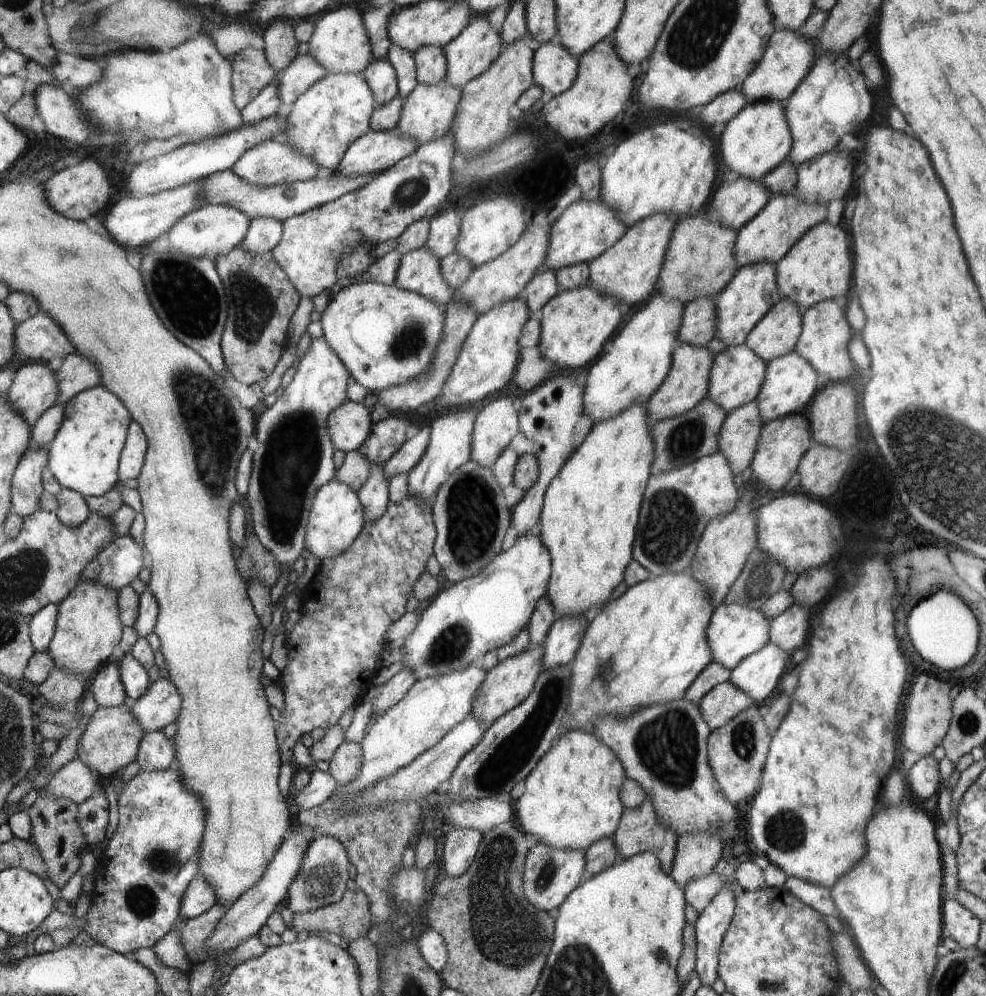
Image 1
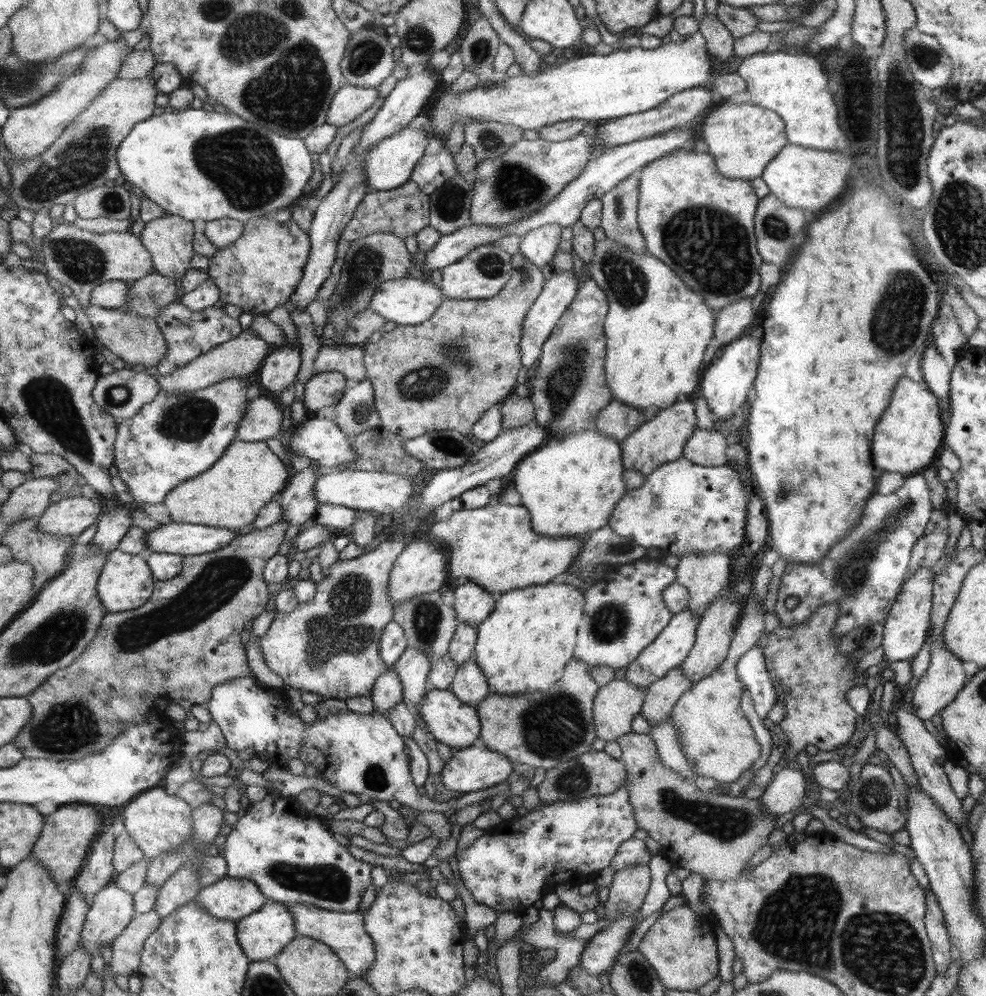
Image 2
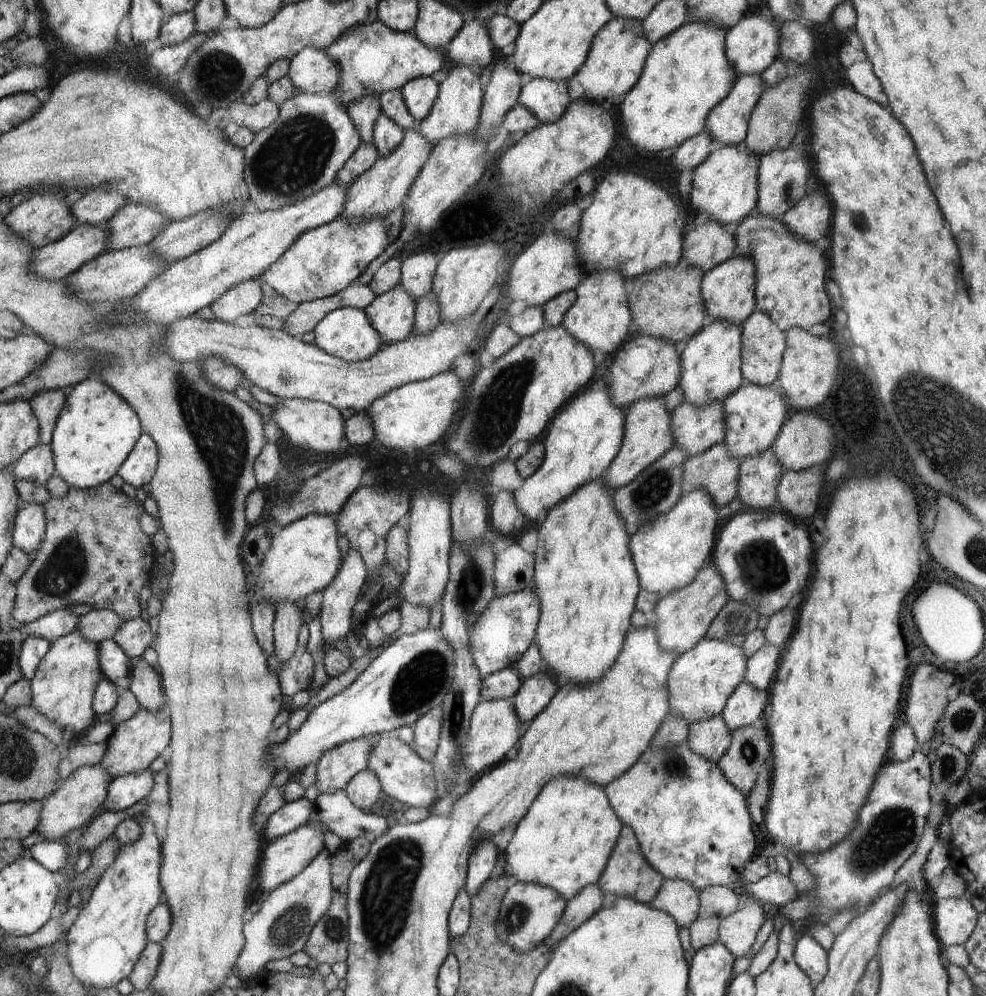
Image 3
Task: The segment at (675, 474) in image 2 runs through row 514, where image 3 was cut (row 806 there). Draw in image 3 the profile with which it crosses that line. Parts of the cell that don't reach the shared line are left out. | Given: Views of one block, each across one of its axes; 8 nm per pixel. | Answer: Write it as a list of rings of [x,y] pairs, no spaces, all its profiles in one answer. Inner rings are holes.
[[[687,742],[671,749],[654,749],[652,746],[644,751],[641,758],[636,761],[630,770],[627,770],[620,778],[608,783],[604,792],[608,797],[610,806],[614,809],[616,816],[621,820],[623,825],[628,825],[633,833],[636,835],[640,850],[647,860],[647,863],[656,872],[659,872],[664,879],[683,879],[695,886],[698,891],[712,886],[724,885],[734,886],[743,878],[744,864],[754,857],[754,850],[756,850],[756,838],[752,832],[752,820],[747,809],[747,802],[745,795],[743,795],[737,788],[734,788],[726,778],[723,777],[722,771],[718,768],[716,763],[707,761],[705,758],[694,754]]]

